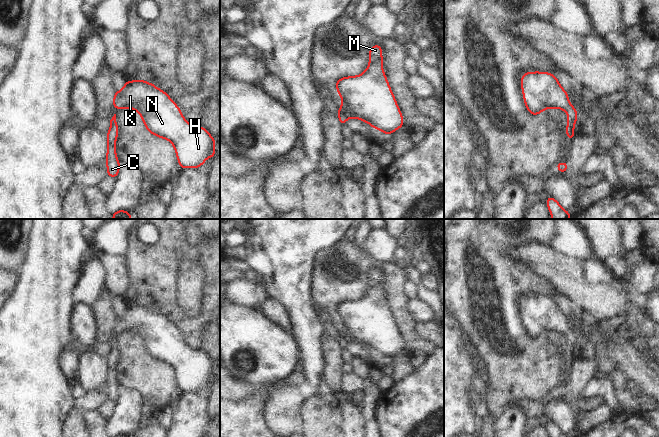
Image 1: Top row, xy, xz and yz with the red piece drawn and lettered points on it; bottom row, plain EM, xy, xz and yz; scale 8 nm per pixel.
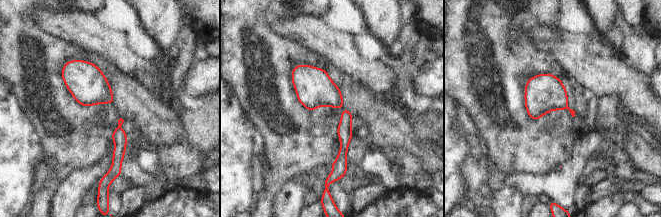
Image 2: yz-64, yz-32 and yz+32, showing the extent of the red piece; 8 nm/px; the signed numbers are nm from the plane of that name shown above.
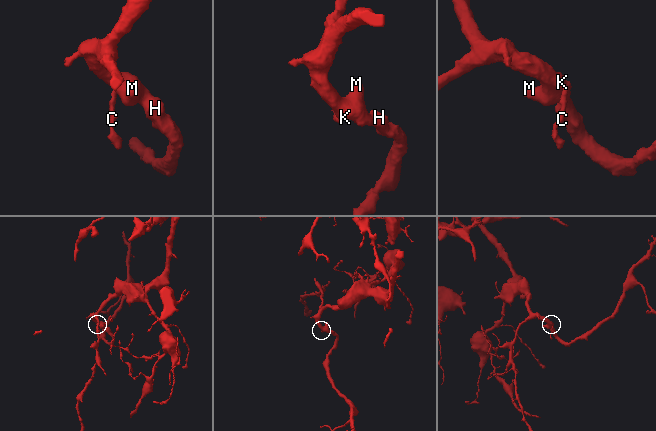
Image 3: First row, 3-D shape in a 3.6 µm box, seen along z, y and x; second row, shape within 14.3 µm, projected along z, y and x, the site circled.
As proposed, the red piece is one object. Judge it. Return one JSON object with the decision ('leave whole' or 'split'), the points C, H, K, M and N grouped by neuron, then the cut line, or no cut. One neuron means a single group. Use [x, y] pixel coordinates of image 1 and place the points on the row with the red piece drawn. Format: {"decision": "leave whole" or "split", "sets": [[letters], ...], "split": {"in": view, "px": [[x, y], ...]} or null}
{"decision": "leave whole", "sets": [["C", "H", "K", "M", "N"]], "split": null}

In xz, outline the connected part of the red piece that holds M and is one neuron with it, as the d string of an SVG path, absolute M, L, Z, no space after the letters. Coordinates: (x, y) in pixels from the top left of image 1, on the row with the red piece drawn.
M381 46L371 47L369 61L368 68L361 75L343 77L336 82L336 90L342 99L342 107L338 108L339 121L344 126L348 118L358 118L390 135L403 127L403 117L383 71Z

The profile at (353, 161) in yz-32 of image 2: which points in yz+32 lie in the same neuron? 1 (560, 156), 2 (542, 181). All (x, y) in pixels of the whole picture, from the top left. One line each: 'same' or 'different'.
1: different
2: same

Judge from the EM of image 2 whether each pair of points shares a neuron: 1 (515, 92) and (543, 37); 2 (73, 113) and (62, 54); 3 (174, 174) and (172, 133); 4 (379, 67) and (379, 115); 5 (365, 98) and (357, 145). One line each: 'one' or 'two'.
1: two
2: one
3: two
4: two
5: two

